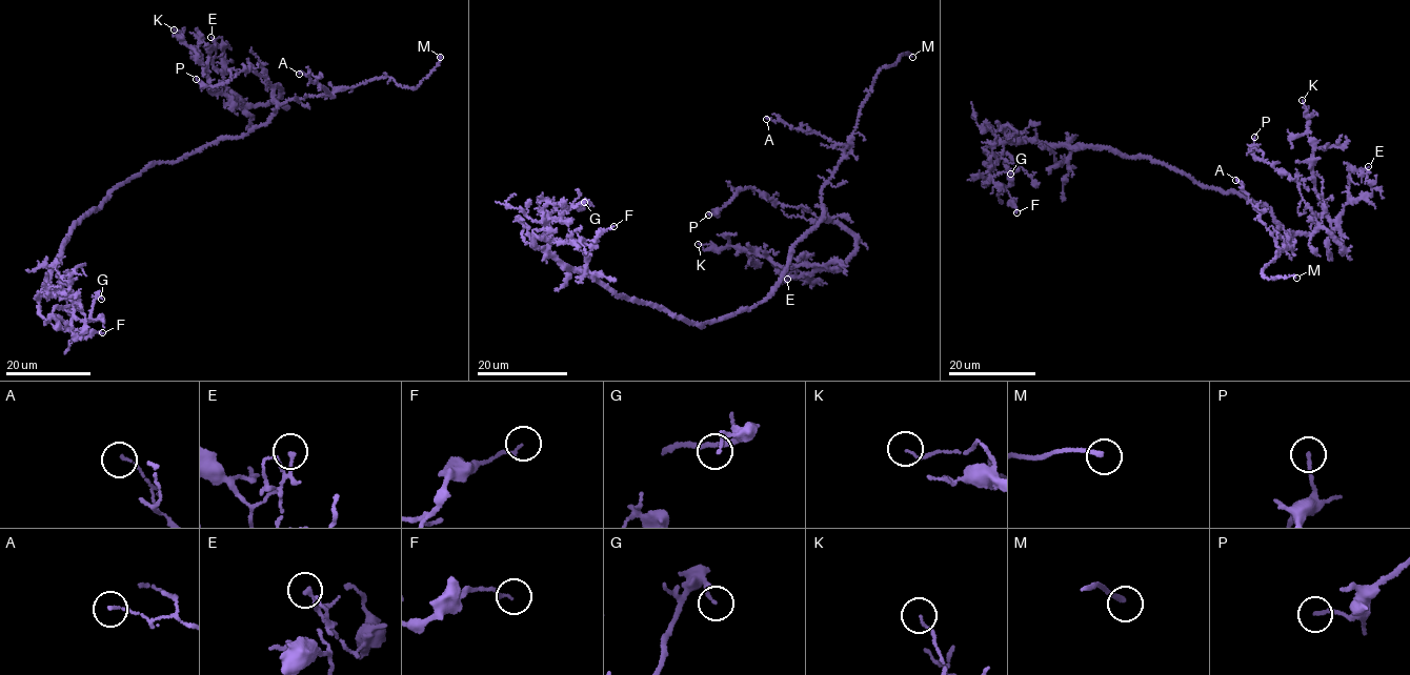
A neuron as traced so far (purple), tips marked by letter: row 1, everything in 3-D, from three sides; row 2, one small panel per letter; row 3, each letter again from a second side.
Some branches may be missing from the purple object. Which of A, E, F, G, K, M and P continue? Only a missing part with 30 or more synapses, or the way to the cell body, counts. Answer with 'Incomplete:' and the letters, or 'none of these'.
Incomplete: M

